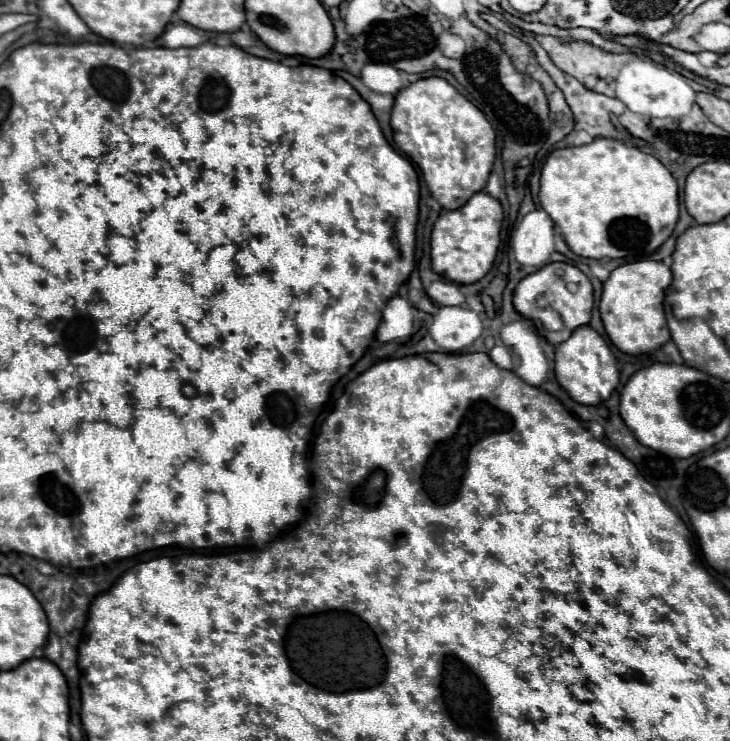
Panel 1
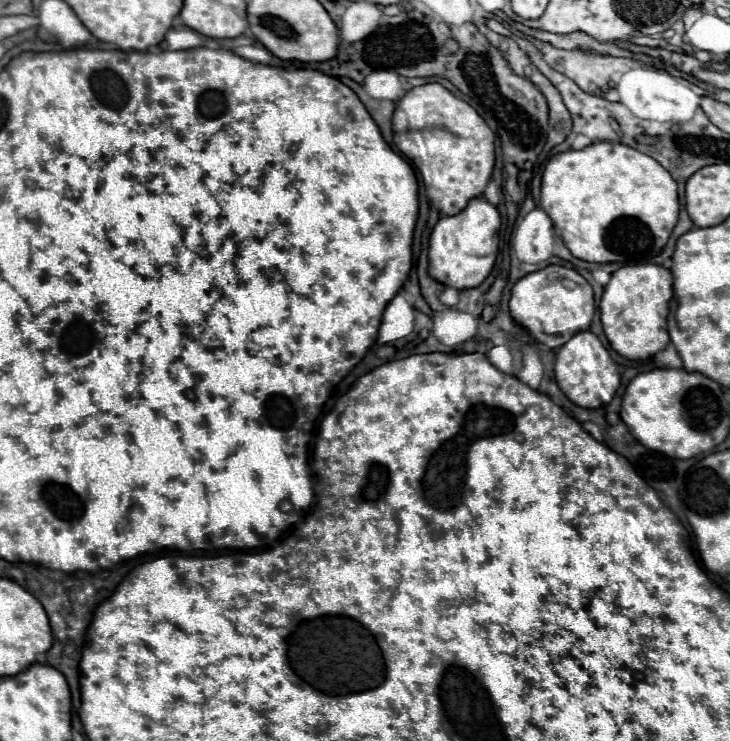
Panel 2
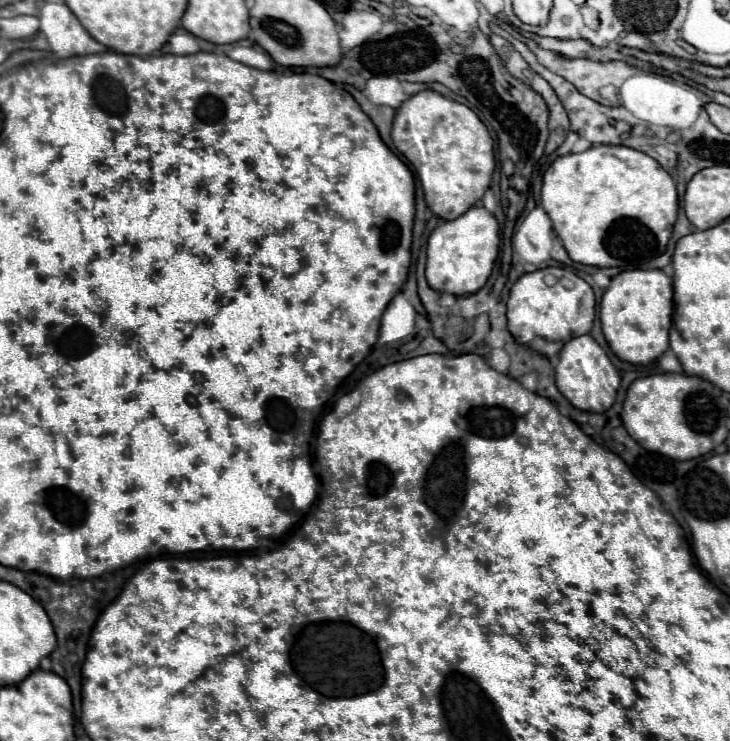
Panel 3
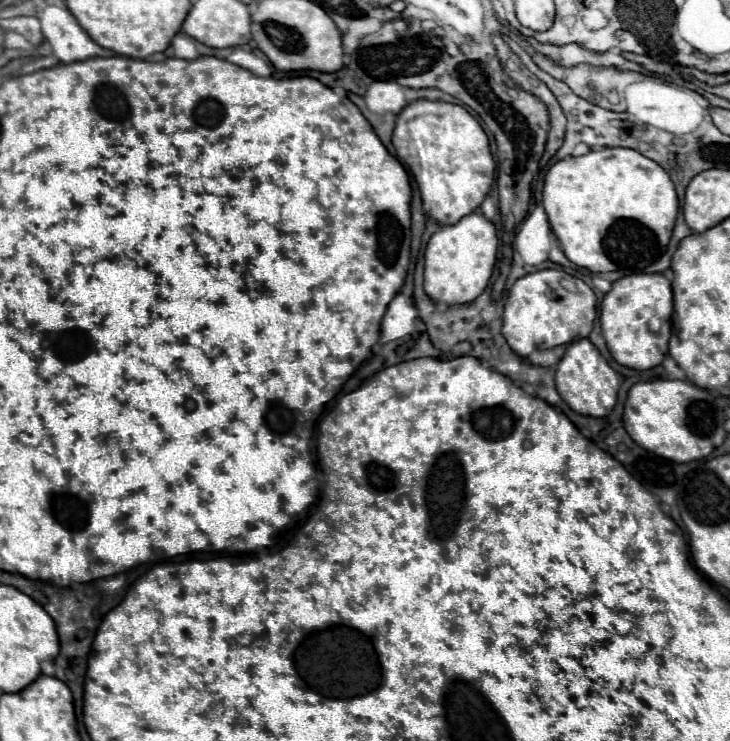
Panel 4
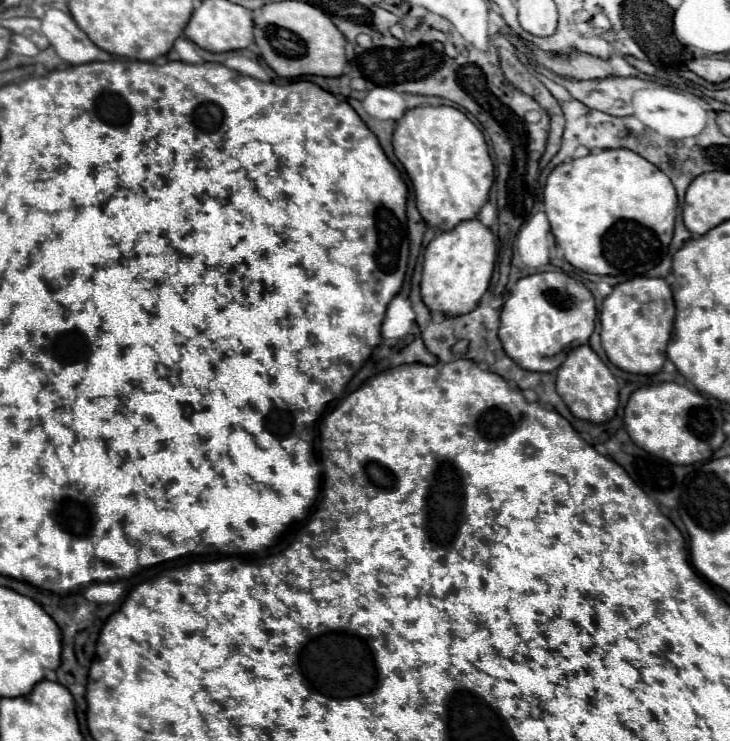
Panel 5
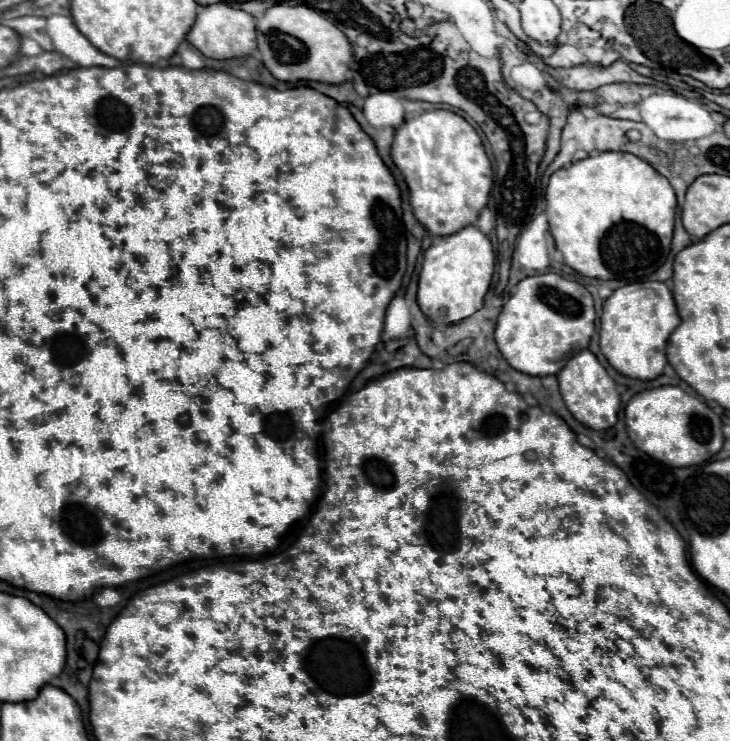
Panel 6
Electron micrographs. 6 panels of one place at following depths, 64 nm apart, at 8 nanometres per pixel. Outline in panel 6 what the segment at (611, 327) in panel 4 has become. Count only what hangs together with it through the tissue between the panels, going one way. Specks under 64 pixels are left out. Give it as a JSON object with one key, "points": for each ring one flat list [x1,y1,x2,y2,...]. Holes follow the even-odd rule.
{"points":[[632,282,614,290,604,302,600,318,600,350,620,374,638,380,652,380,662,374,668,362,666,342,676,326,678,314,668,286,664,282]]}

